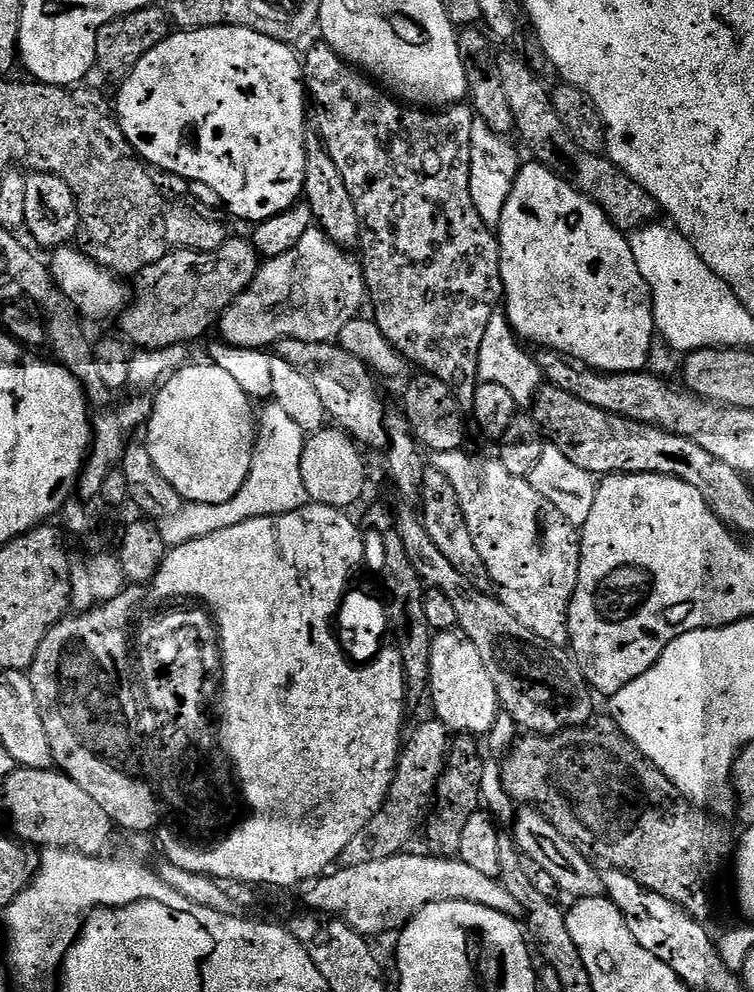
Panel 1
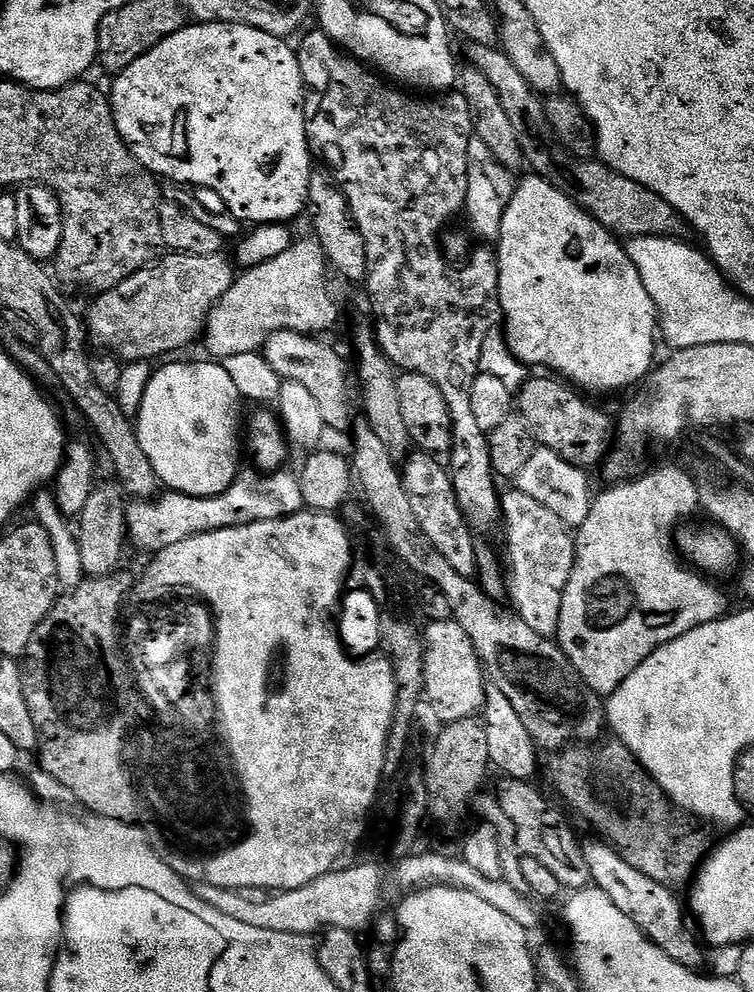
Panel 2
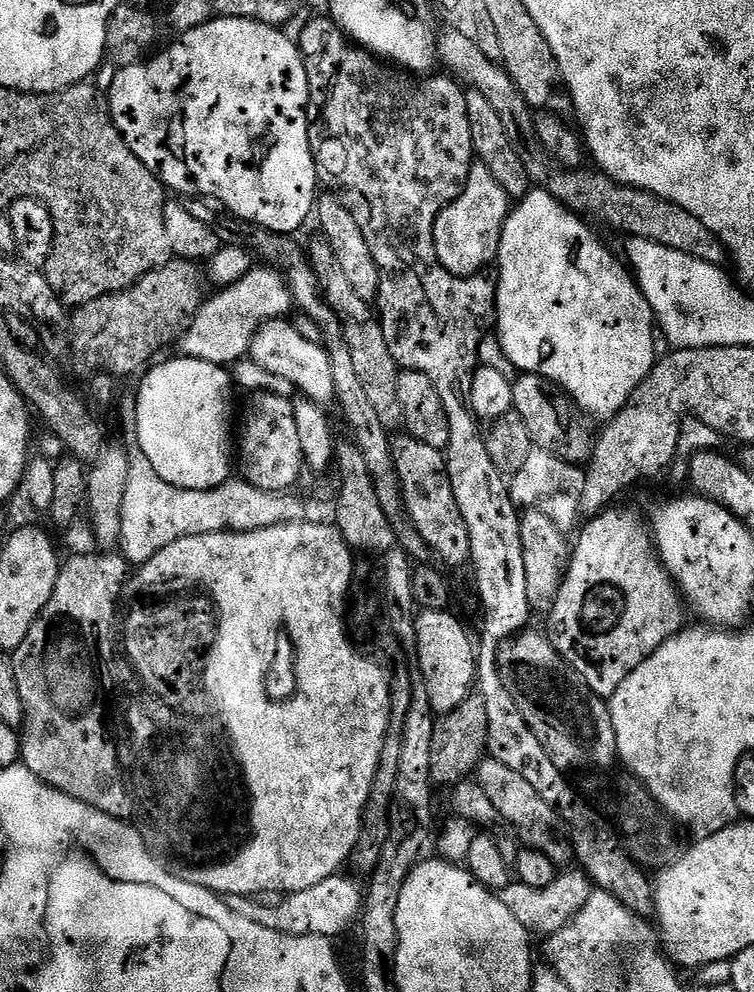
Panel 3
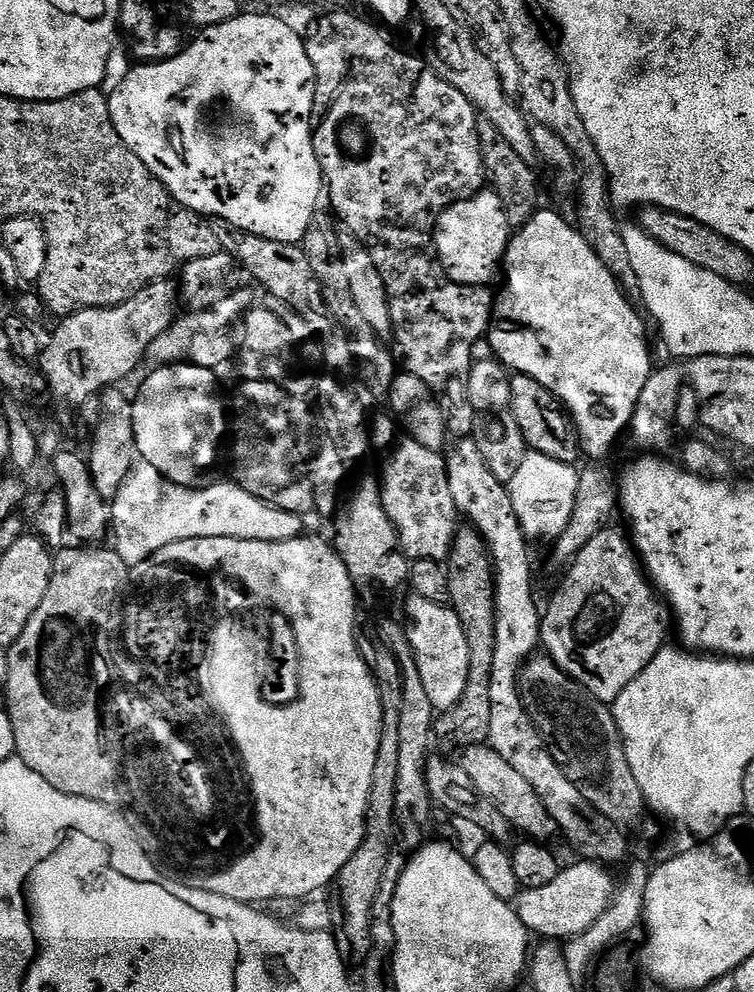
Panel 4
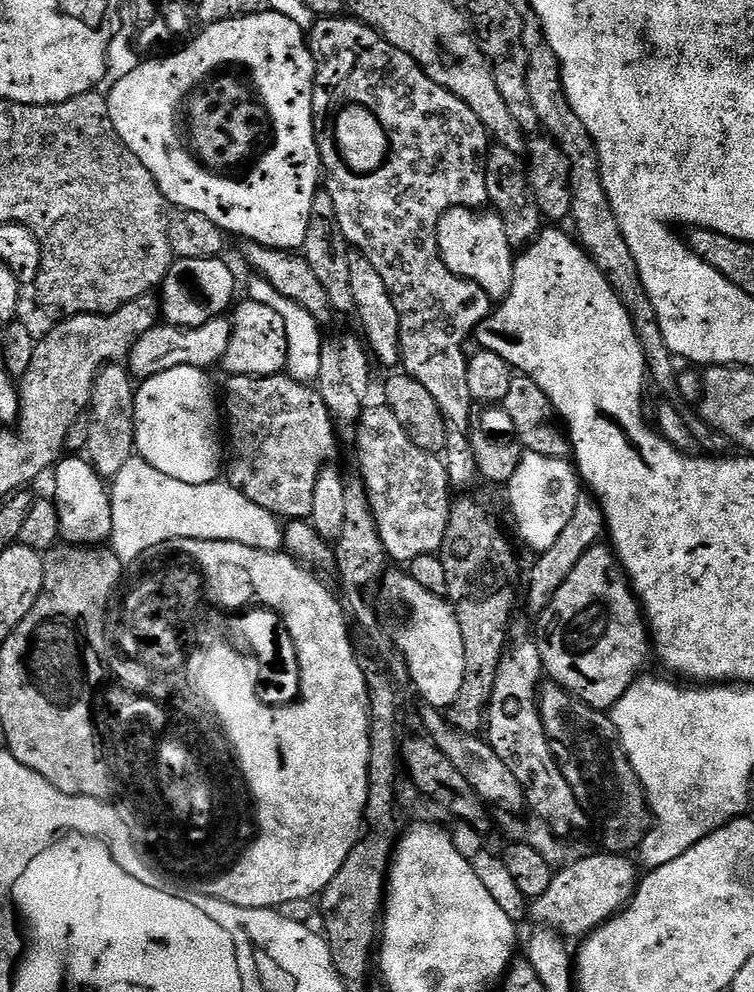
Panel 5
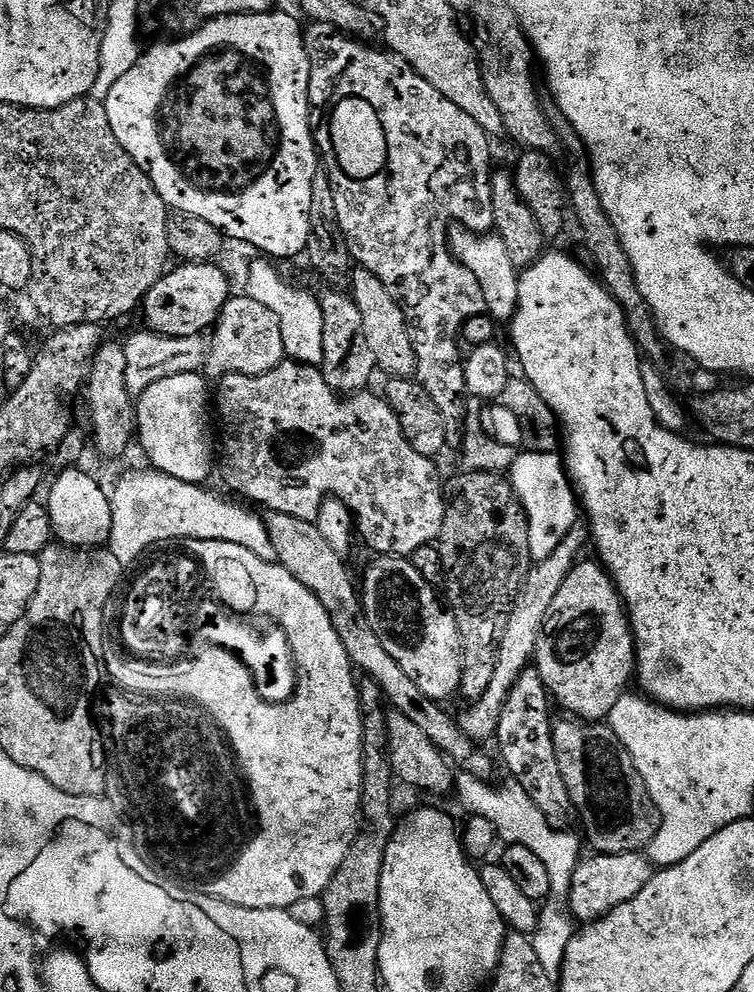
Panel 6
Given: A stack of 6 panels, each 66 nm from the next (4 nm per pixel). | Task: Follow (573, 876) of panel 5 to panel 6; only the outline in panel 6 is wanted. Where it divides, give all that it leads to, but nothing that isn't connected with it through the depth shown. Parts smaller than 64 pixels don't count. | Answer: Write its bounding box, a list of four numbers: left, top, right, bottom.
[566,852,654,922]

